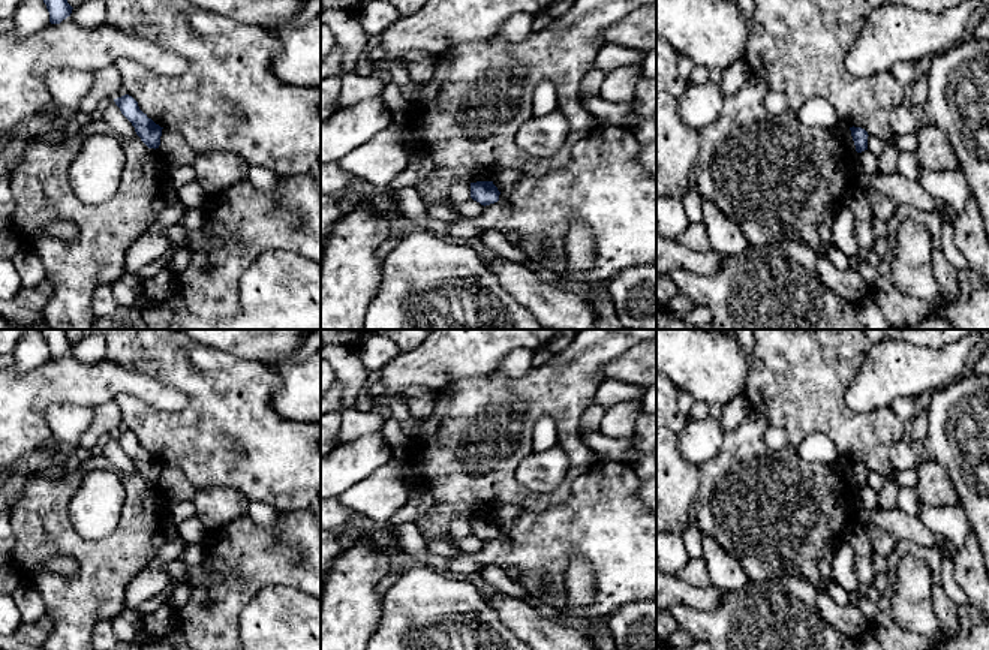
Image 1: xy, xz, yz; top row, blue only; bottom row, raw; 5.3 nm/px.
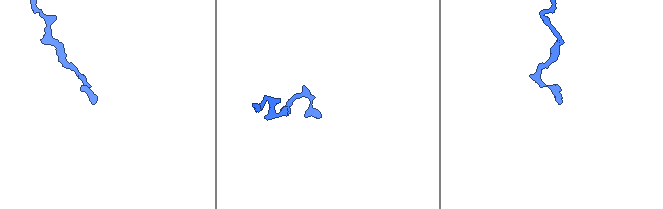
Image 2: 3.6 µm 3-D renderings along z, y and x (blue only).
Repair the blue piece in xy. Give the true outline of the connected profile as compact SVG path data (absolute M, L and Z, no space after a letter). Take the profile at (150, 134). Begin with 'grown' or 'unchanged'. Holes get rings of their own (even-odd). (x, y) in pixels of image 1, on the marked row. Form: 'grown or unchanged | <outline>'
unchanged | M124 94L114 99L114 102L120 108L121 114L132 123L141 141L148 148L159 148L163 127L148 118L147 114L139 109L138 102L132 96Z

